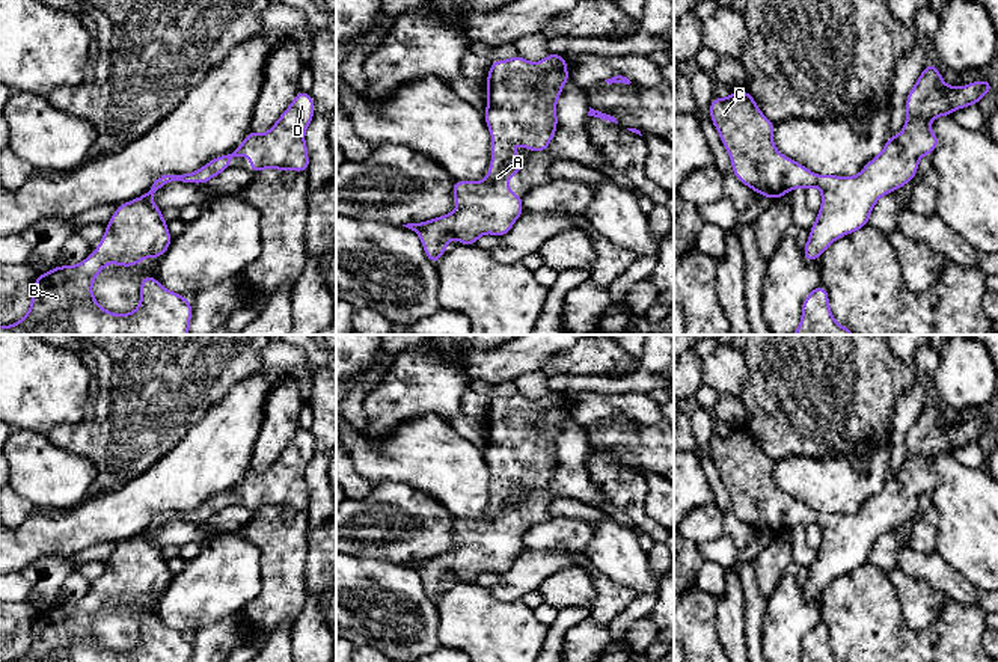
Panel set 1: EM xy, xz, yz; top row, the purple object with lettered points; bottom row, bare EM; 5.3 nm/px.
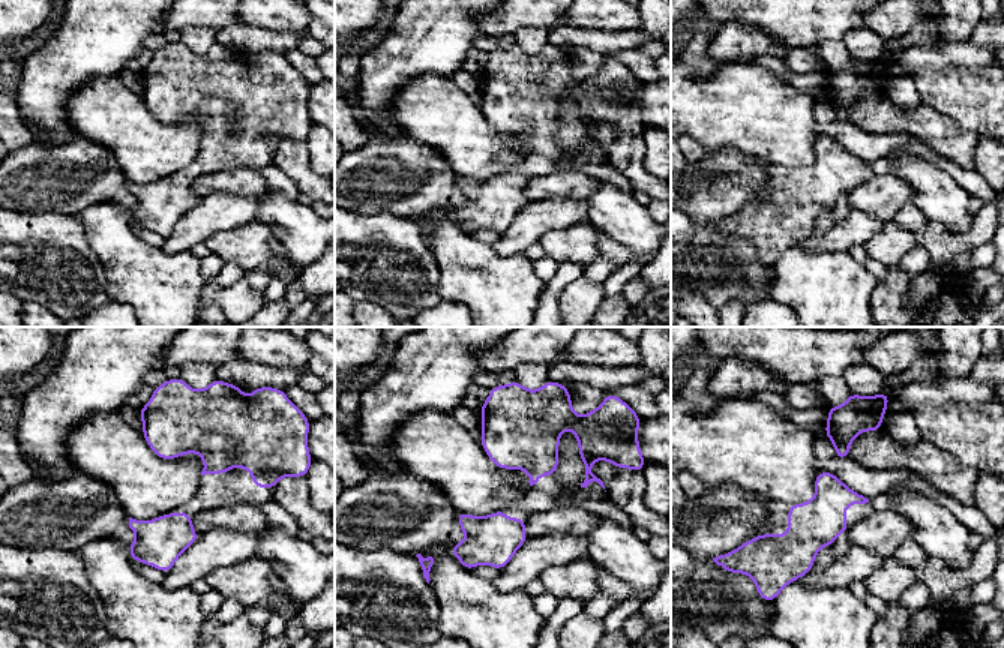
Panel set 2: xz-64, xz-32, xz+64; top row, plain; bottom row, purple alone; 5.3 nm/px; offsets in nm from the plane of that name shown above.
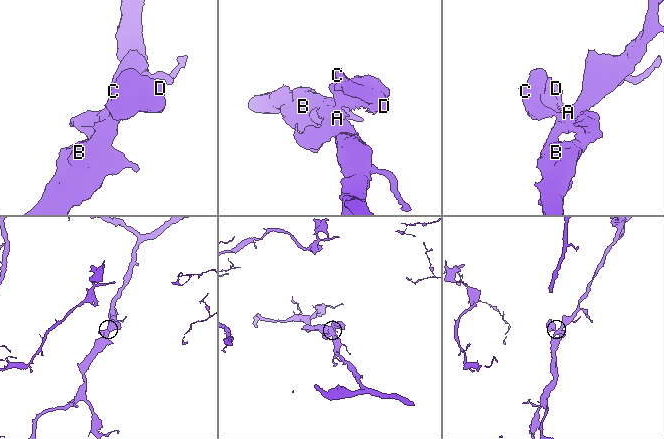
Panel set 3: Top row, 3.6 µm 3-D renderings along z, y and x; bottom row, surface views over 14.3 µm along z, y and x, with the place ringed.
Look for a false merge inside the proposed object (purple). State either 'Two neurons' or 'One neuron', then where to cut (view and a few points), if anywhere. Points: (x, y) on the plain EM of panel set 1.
One neuron. No split

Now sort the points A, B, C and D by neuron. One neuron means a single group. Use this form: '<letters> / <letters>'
A B C D

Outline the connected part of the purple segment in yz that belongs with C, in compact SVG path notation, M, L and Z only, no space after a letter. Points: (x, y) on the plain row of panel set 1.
M926 401L915 424L906 436L906 461L900 472L888 474L882 490L871 496L856 514L817 513L804 502L782 493L773 483L775 461L767 457L752 433L745 428L733 428L728 436L715 434L709 451L721 480L731 496L733 513L752 526L755 531L770 535L782 535L793 526L819 525L822 529L822 544L817 556L810 565L810 578L804 584L805 599L816 599L838 576L868 564L870 552L876 540L911 520L918 510L918 499L923 493L930 493L941 477L930 467L930 460L938 454L951 454L954 448L978 443L983 433L992 431L992 419L977 418L966 424L947 424L938 404Z

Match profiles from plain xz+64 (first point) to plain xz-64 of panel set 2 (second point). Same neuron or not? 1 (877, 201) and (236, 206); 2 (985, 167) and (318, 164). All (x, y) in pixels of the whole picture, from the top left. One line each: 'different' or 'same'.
1: different
2: same

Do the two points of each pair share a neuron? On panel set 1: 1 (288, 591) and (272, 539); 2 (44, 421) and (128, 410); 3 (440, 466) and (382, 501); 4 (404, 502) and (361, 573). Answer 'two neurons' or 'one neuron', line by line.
1: one neuron
2: two neurons
3: two neurons
4: two neurons

